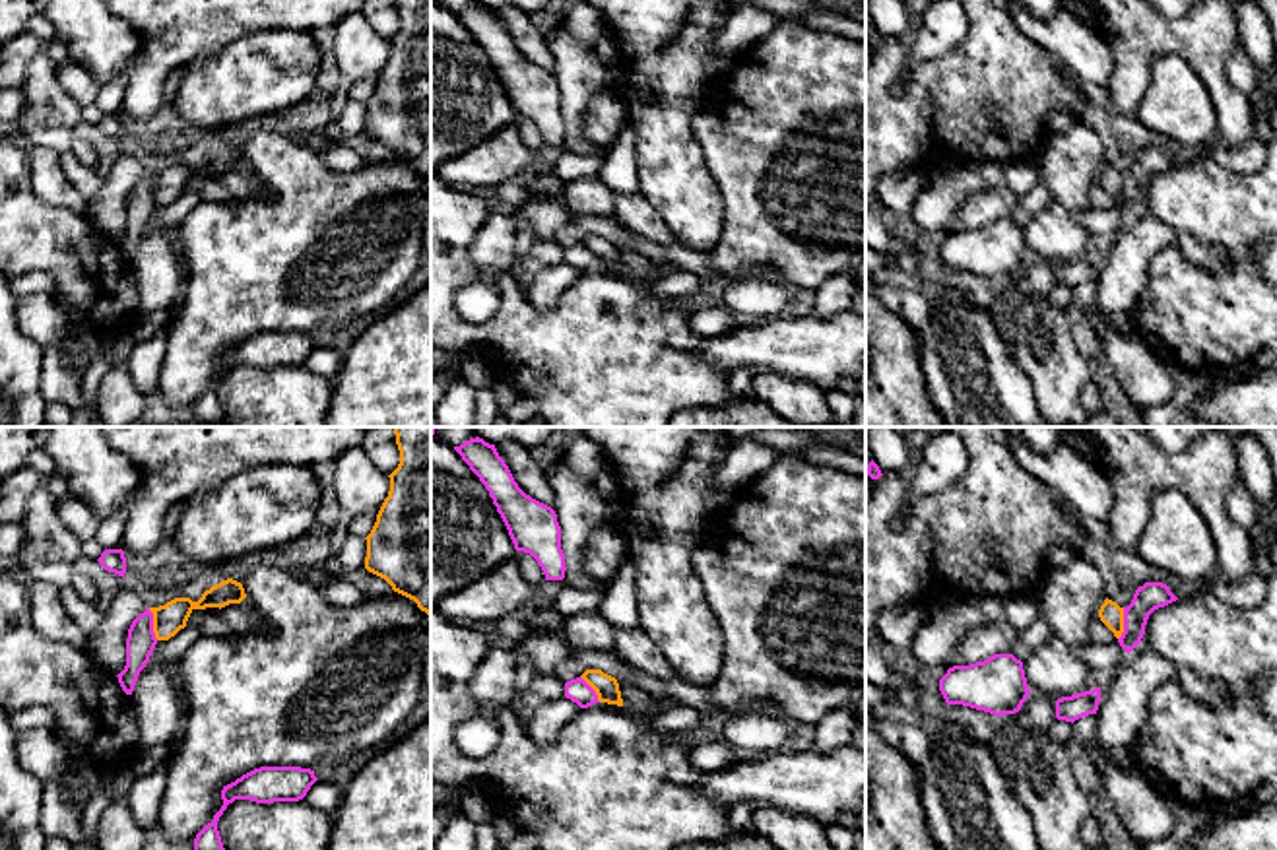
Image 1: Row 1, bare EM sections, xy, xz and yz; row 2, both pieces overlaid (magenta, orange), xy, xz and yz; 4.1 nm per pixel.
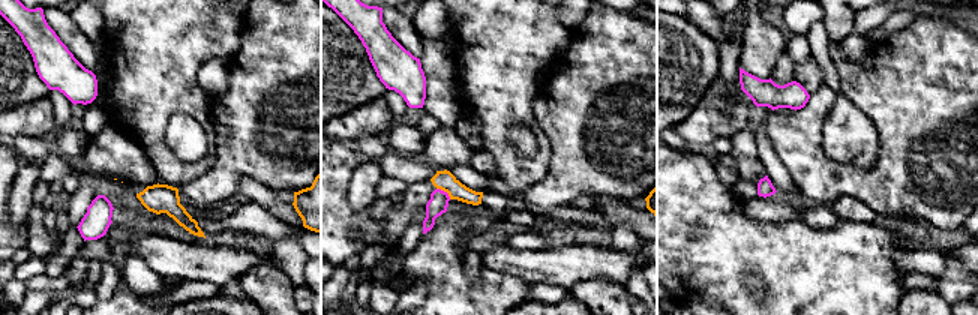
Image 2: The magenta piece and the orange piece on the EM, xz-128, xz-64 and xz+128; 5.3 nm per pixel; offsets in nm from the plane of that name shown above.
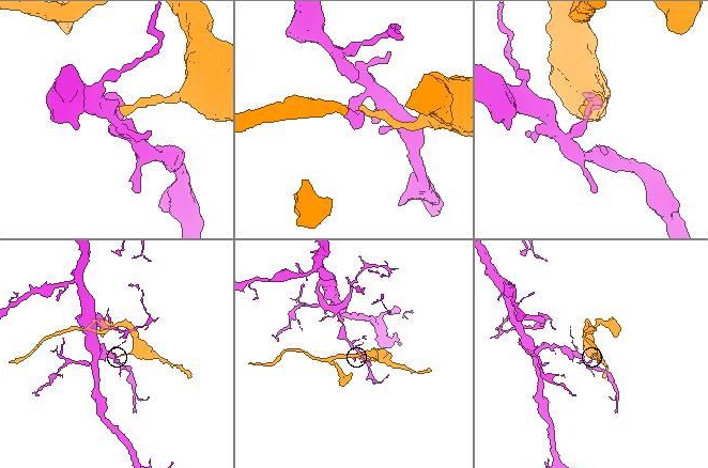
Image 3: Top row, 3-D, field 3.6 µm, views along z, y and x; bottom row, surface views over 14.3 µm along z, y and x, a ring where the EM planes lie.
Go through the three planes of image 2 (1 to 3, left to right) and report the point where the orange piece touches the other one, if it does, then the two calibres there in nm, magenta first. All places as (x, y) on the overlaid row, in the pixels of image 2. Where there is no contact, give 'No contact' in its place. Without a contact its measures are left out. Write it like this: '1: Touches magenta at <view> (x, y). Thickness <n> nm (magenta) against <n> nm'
1: No contact
2: Touches magenta at xz-64 (443, 191). Thickness 110 nm (magenta) against 110 nm
3: No contact

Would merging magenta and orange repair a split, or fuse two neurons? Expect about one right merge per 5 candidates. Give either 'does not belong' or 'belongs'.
does not belong

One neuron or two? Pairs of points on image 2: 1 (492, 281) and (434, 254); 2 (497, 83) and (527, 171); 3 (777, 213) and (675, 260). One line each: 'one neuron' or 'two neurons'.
1: one neuron
2: one neuron
3: two neurons

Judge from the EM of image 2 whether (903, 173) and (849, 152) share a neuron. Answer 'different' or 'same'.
different

